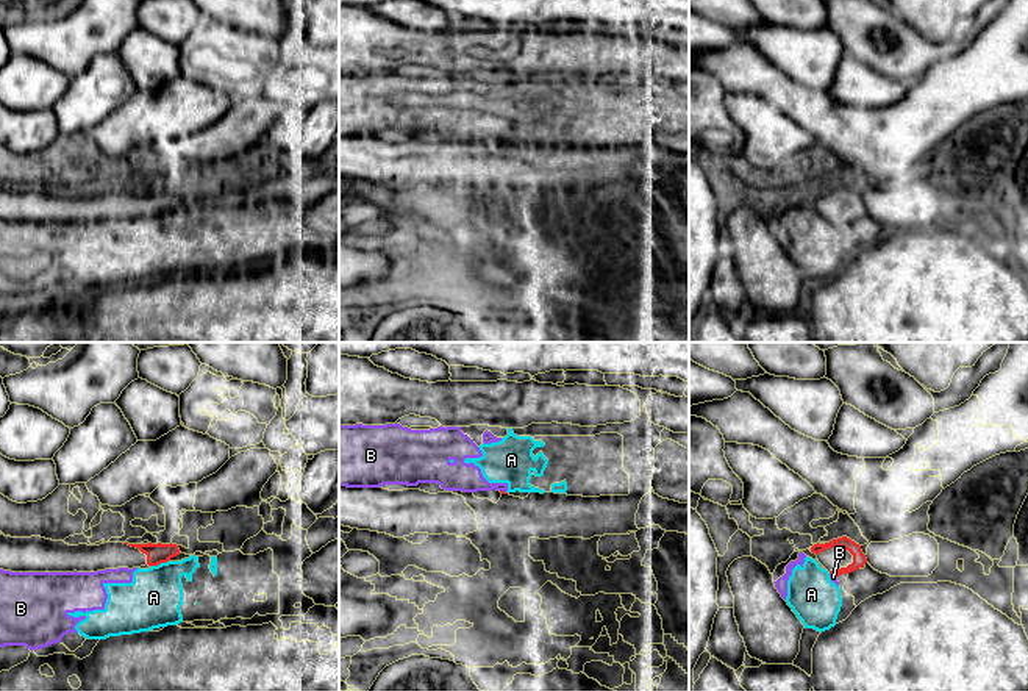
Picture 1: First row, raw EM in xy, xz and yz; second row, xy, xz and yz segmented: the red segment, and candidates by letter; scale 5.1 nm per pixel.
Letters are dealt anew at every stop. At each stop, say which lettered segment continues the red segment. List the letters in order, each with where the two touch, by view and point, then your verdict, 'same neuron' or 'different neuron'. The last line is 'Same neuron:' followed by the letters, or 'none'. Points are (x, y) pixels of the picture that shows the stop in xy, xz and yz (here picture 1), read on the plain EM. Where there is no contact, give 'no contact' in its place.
A: meets red in xy at (160, 213); different neuron
B: meets red in yz at (833, 224); different neuron
Same neuron: none

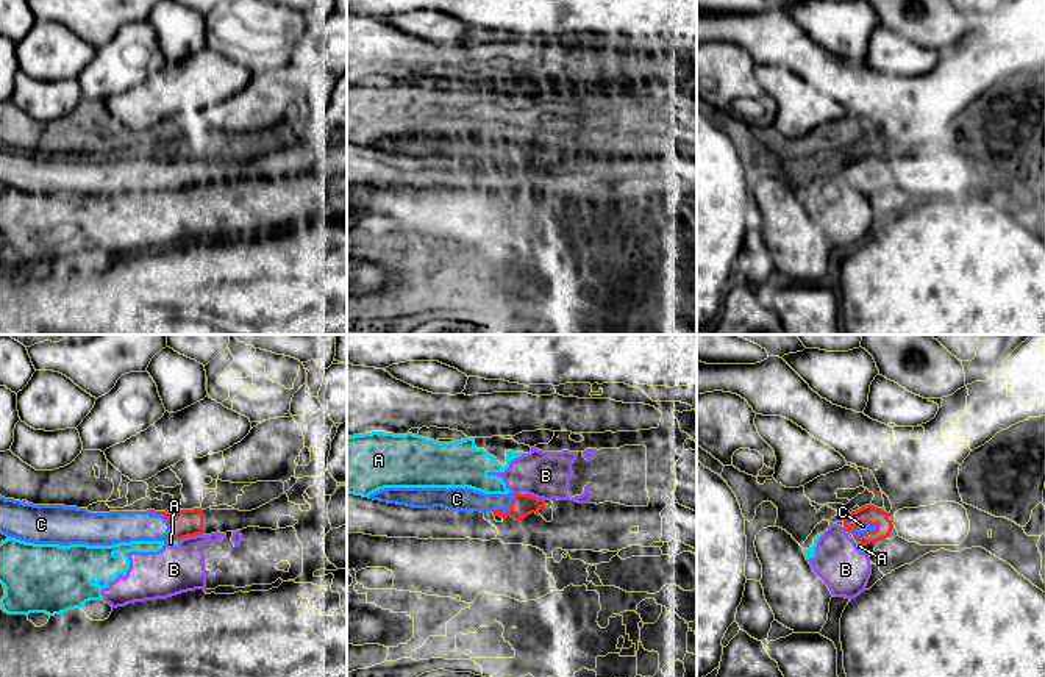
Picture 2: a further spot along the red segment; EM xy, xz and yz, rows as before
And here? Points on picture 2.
A: meets red in xy at (174, 189); different neuron
B: meets red in xy at (189, 185); different neuron
C: meets red in yz at (863, 171); same neuron
Same neuron: C

